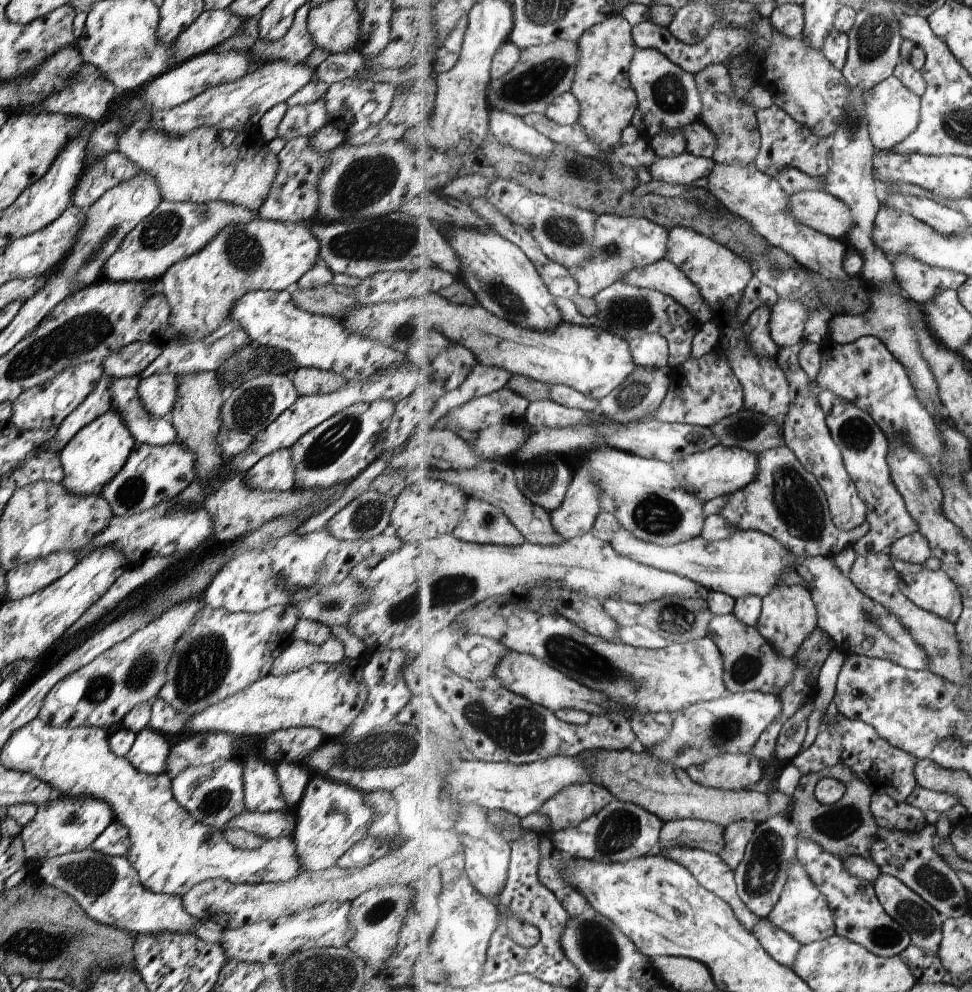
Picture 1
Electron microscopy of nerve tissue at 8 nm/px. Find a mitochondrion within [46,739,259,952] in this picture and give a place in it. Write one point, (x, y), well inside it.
(93, 876)

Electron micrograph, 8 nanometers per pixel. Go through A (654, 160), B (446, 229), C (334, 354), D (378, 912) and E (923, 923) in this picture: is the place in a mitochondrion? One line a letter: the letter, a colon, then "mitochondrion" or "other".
A: other
B: other
C: other
D: mitochondrion
E: mitochondrion

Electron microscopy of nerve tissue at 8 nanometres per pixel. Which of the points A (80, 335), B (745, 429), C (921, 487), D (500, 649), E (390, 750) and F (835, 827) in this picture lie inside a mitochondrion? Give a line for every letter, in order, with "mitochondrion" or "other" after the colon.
A: mitochondrion
B: mitochondrion
C: mitochondrion
D: other
E: mitochondrion
F: mitochondrion

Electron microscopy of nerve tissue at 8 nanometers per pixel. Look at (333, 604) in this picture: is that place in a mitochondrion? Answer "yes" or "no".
yes

